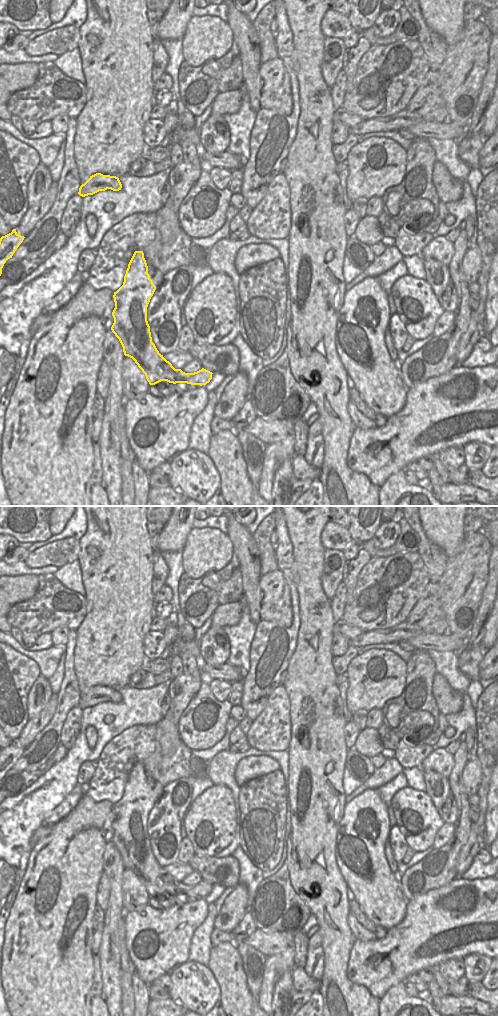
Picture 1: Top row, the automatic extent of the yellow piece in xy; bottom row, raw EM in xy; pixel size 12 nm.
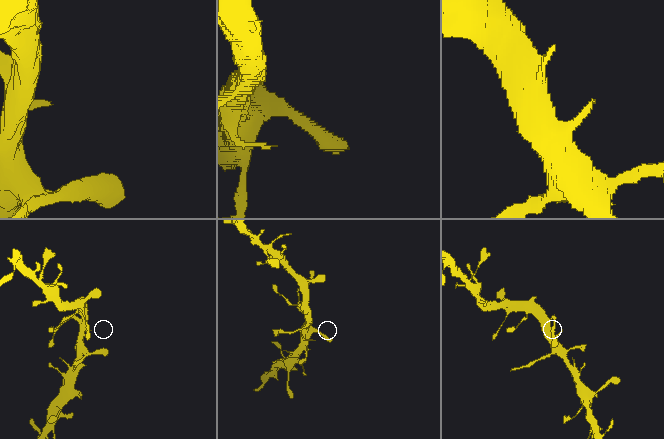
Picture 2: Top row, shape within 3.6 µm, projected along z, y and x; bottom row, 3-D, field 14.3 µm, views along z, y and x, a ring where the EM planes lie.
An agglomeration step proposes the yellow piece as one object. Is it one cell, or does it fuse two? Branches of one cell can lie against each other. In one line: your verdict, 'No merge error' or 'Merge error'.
Merge error

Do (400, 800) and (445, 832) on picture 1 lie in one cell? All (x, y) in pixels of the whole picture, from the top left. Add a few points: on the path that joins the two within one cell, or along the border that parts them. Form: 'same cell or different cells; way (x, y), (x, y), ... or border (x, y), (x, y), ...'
different cells; border (444, 823), (437, 832), (431, 847)

